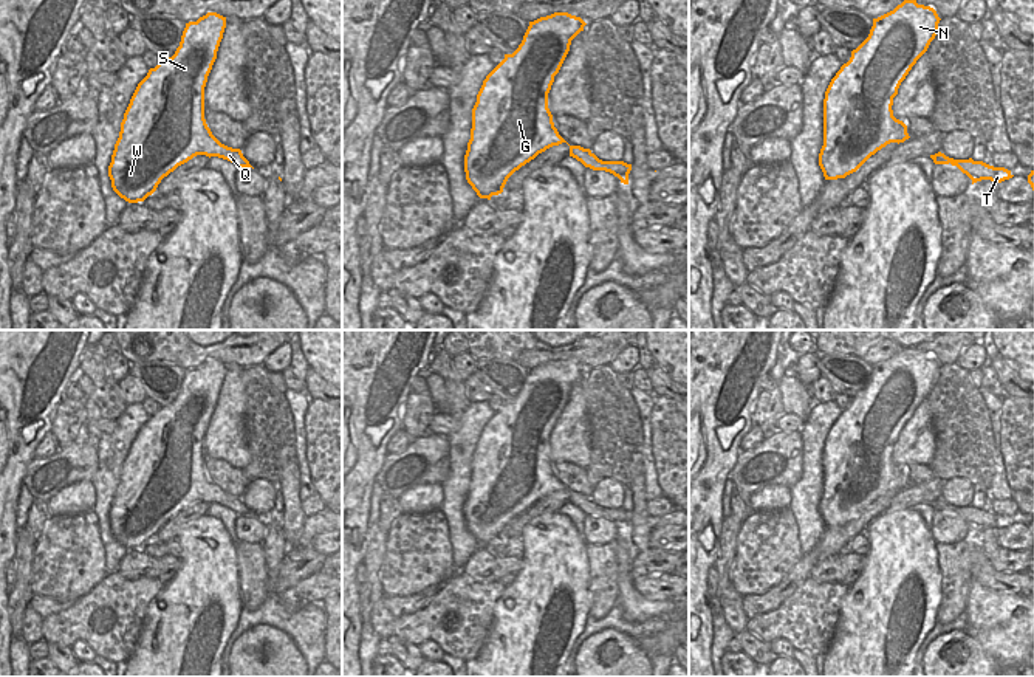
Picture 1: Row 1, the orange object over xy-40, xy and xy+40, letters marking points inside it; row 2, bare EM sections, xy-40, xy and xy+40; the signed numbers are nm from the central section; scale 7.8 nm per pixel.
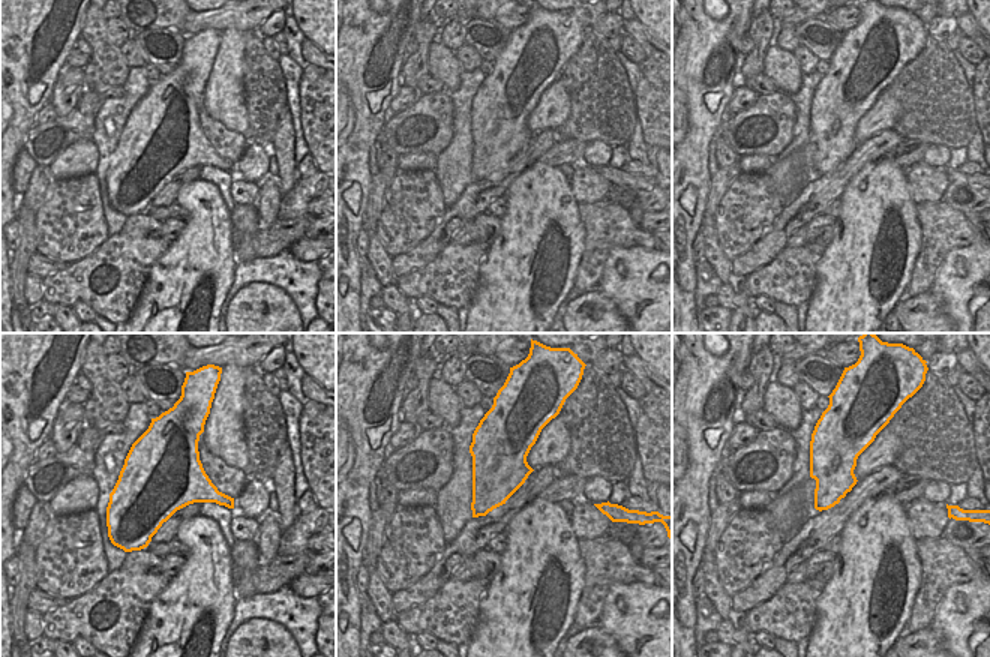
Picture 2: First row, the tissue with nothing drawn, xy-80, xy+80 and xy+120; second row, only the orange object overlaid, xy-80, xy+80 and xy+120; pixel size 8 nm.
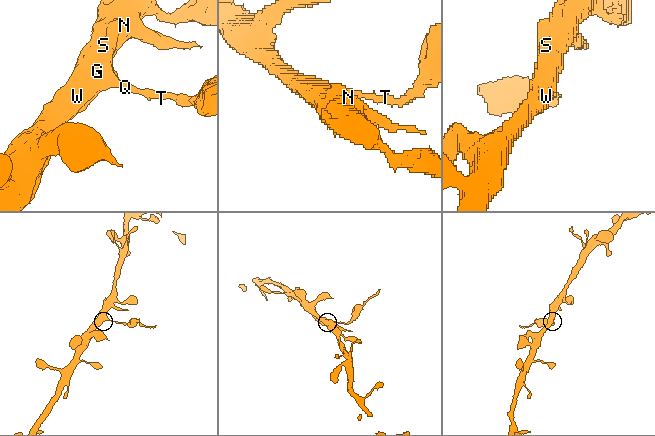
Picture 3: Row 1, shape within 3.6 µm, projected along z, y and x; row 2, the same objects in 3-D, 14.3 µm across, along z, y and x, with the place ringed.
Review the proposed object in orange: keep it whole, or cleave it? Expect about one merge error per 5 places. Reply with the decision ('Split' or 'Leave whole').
Split.

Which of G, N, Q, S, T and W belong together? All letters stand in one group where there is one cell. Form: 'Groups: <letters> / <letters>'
Groups: G N Q S W / T.

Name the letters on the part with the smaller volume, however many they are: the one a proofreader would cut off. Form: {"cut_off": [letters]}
{"cut_off": ["T"]}

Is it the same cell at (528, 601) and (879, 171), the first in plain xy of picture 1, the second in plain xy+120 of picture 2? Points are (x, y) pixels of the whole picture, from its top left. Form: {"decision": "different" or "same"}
{"decision": "same"}

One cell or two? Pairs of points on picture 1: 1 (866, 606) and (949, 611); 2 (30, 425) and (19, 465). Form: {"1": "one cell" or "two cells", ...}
{"1": "two cells", "2": "one cell"}

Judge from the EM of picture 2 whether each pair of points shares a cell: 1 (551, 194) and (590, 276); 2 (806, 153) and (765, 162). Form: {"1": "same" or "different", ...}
{"1": "different", "2": "different"}

